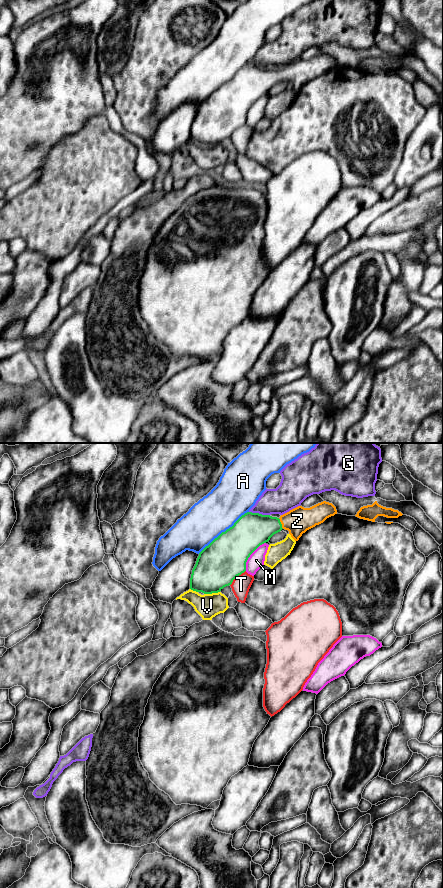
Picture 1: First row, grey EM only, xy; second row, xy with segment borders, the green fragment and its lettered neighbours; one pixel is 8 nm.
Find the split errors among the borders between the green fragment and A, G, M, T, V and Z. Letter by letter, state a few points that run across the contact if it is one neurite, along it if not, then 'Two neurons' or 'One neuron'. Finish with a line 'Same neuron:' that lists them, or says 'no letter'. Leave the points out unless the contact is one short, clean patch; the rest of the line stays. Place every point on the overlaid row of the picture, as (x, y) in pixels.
A: Two neurons
G: Two neurons
M: Two neurons
T: Two neurons
V: Two neurons
Z: Line: xy (251, 530), (280, 523), (297, 521). One neuron
Same neuron: Z

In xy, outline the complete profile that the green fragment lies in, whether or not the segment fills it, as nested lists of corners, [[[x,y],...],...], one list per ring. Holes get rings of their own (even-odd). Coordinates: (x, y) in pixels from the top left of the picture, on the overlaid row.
[[[323,501],[310,508],[298,506],[279,518],[270,515],[247,512],[242,515],[232,527],[222,532],[197,558],[190,578],[190,589],[204,594],[220,592],[232,584],[233,580],[246,571],[246,562],[250,555],[262,544],[282,529],[288,530],[291,537],[298,541],[307,530],[323,523],[327,518],[337,514],[336,507]]]

